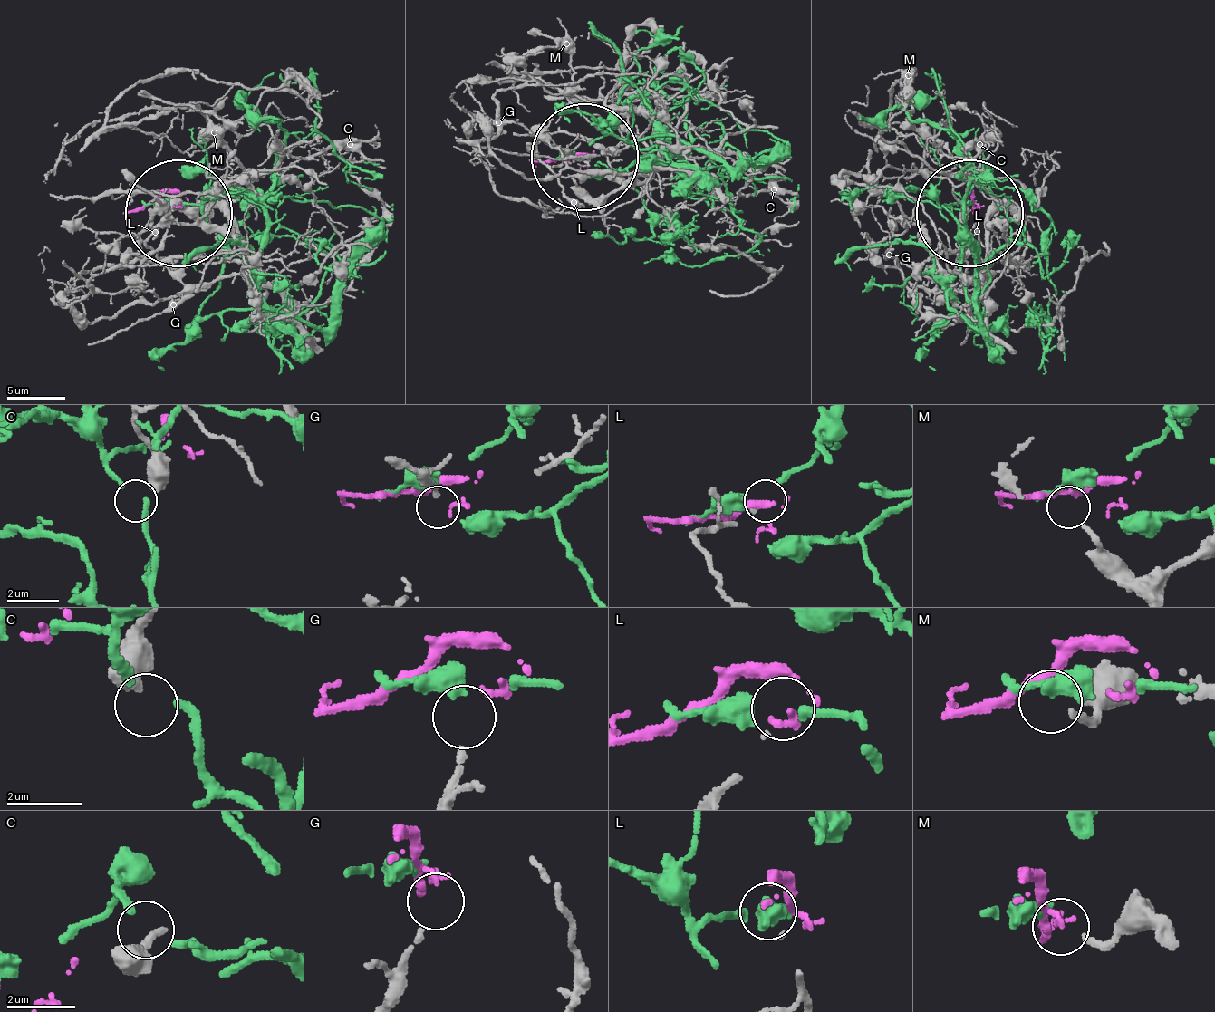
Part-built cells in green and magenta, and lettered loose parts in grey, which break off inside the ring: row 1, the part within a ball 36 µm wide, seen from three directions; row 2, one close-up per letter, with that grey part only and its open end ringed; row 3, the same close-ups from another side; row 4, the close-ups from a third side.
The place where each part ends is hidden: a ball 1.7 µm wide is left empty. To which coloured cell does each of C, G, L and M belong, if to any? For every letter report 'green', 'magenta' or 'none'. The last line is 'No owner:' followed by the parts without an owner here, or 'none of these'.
C: none
G: none
L: none
M: none
No owner: C, G, L, M

